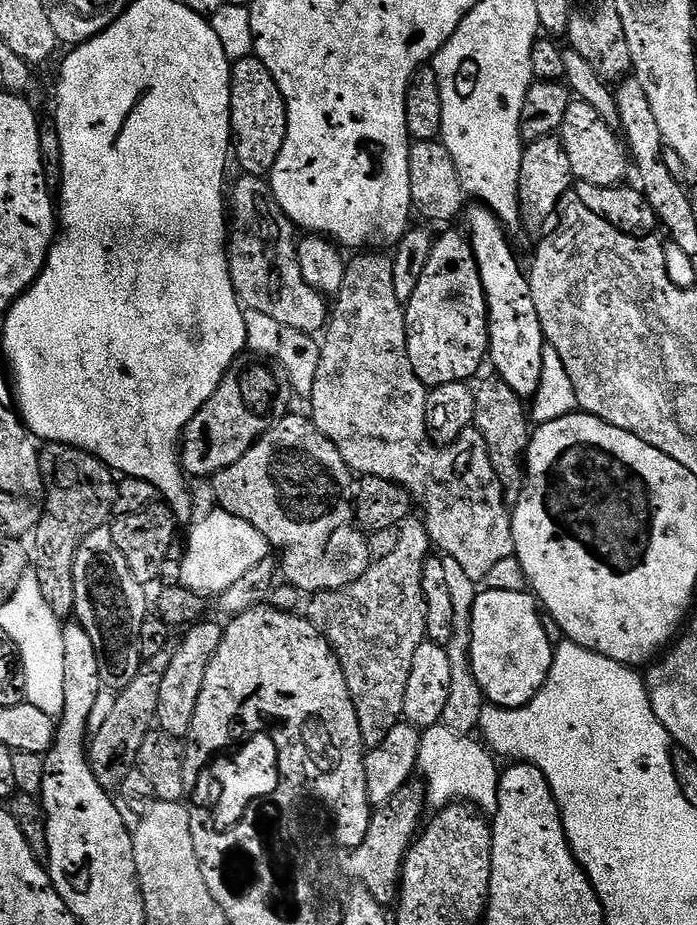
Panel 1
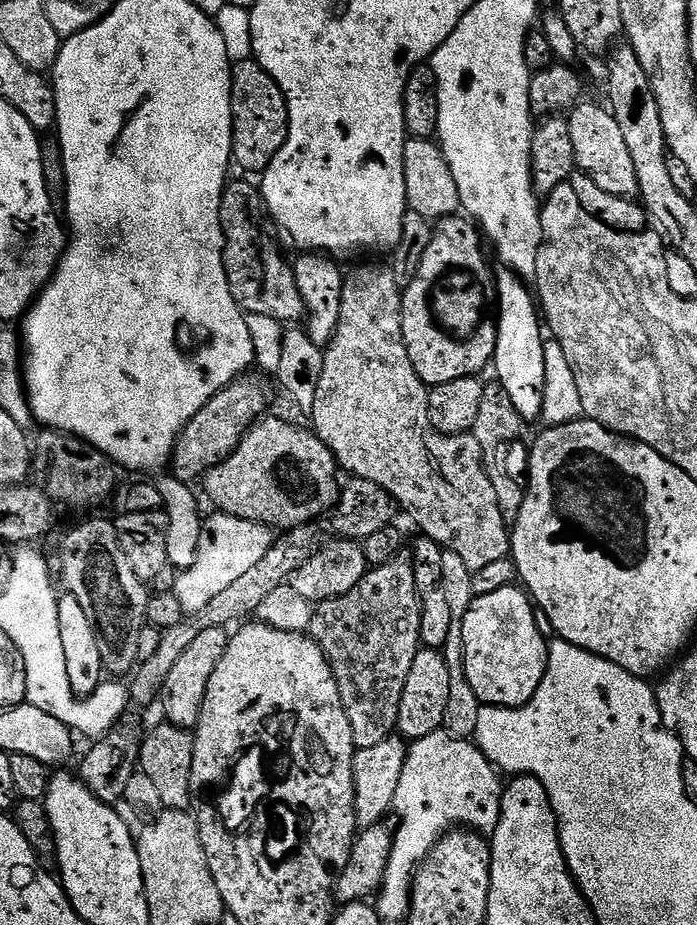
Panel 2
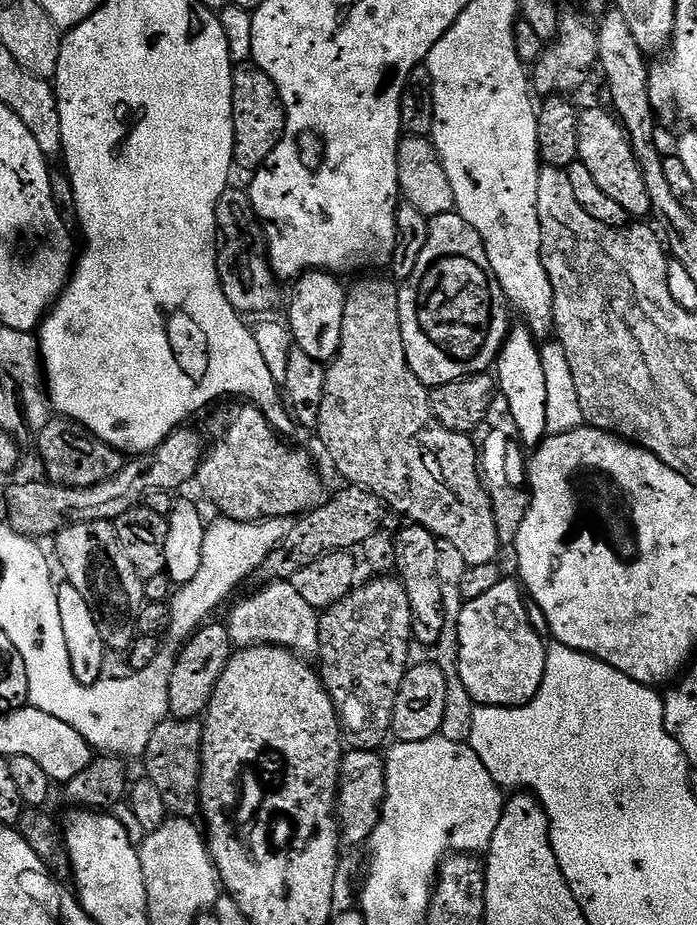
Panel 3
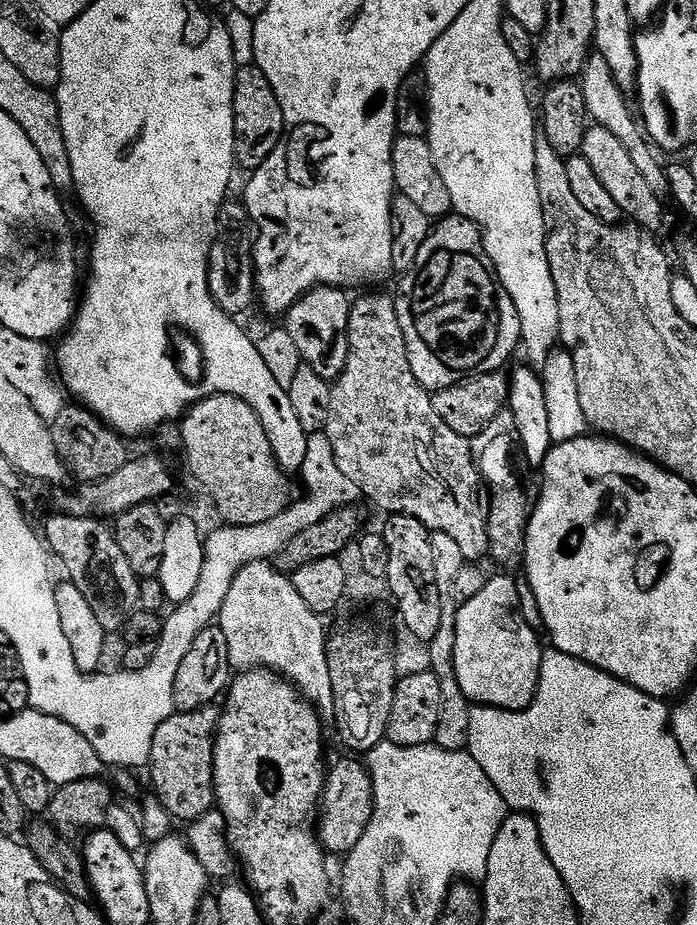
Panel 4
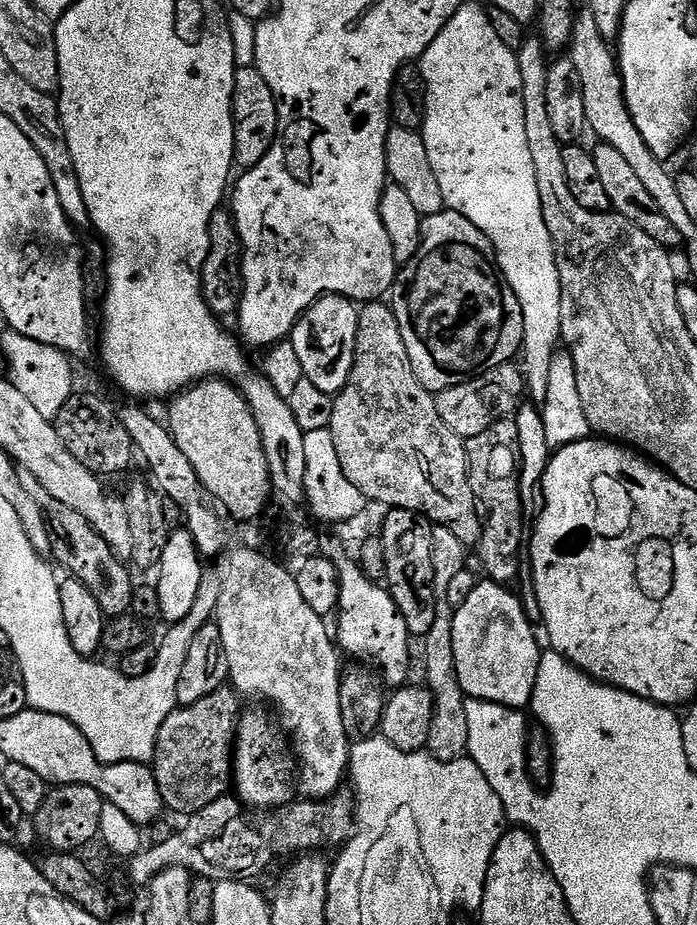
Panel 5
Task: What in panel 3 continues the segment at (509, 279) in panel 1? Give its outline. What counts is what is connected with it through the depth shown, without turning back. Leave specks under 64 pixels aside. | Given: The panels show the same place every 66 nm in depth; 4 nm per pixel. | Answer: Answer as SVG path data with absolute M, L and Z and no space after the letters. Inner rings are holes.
M513 325L504 340L494 366L499 393L508 400L510 413L516 423L517 435L529 448L539 447L549 433L546 426L546 374L542 367L541 347L527 325Z

